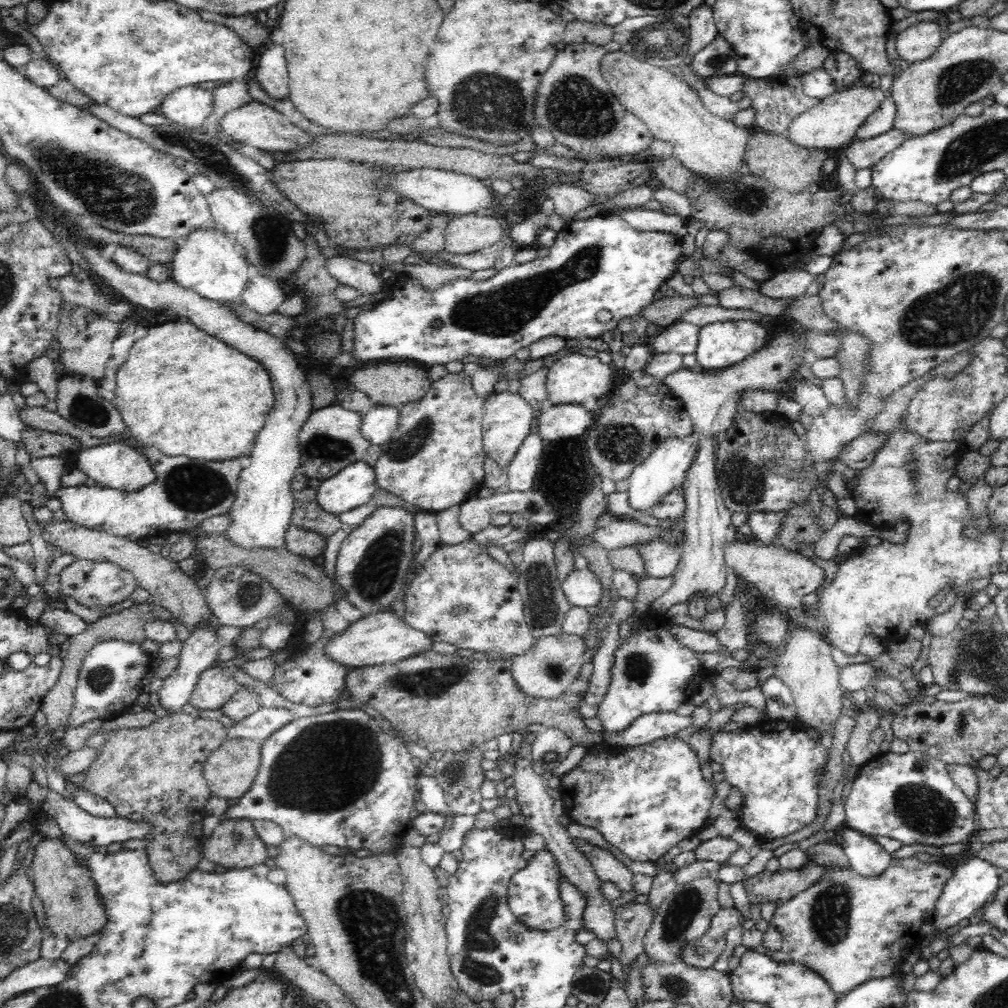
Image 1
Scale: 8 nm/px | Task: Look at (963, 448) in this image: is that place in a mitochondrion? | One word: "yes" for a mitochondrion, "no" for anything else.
no

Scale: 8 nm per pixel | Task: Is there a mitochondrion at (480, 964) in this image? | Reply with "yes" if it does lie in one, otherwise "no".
yes

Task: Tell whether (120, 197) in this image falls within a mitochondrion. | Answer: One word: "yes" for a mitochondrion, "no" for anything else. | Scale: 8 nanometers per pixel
yes

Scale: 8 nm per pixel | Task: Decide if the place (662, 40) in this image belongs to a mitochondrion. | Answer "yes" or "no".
yes

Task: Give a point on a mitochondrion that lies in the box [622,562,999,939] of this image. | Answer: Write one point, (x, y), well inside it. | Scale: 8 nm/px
(923, 808)

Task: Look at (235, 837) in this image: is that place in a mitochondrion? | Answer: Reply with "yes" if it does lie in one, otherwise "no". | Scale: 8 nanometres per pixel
yes

